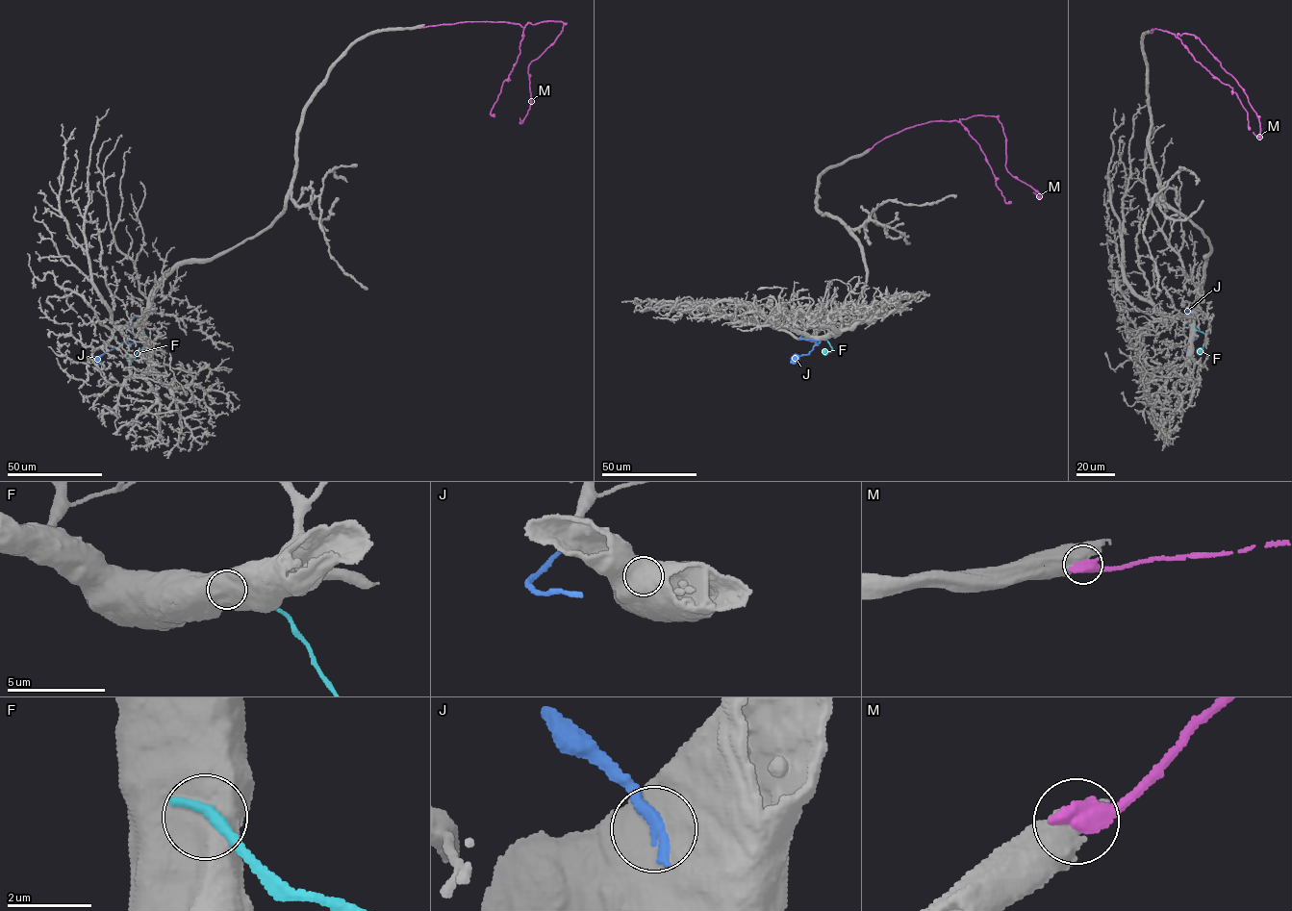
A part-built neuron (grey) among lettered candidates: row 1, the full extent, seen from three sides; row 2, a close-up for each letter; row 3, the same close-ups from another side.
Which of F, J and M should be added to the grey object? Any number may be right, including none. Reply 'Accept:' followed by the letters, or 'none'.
Accept: none

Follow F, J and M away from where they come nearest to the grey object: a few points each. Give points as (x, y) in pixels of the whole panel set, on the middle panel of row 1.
F: (822, 338), (832, 348), (823, 352)
J: (810, 337), (801, 335), (799, 338), (820, 341), (808, 354), (796, 357), (793, 362)
M: (869, 149), (916, 125), (993, 115), (1005, 137), (1007, 170), (1033, 192)

